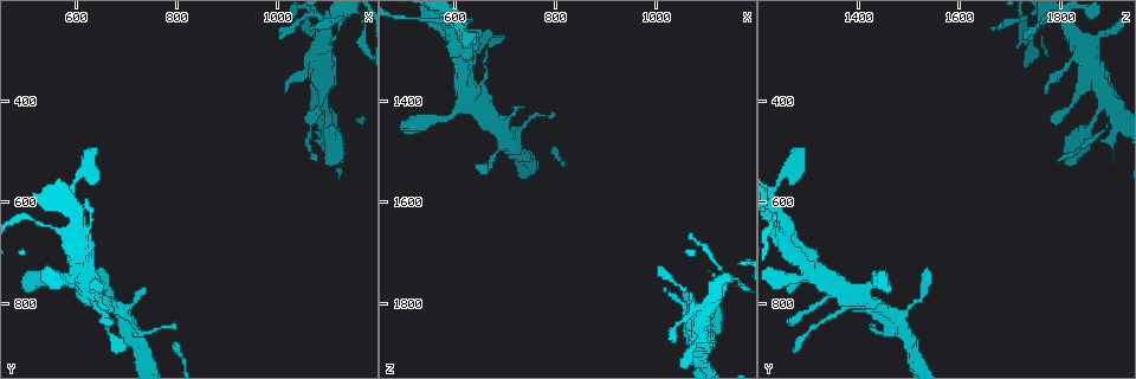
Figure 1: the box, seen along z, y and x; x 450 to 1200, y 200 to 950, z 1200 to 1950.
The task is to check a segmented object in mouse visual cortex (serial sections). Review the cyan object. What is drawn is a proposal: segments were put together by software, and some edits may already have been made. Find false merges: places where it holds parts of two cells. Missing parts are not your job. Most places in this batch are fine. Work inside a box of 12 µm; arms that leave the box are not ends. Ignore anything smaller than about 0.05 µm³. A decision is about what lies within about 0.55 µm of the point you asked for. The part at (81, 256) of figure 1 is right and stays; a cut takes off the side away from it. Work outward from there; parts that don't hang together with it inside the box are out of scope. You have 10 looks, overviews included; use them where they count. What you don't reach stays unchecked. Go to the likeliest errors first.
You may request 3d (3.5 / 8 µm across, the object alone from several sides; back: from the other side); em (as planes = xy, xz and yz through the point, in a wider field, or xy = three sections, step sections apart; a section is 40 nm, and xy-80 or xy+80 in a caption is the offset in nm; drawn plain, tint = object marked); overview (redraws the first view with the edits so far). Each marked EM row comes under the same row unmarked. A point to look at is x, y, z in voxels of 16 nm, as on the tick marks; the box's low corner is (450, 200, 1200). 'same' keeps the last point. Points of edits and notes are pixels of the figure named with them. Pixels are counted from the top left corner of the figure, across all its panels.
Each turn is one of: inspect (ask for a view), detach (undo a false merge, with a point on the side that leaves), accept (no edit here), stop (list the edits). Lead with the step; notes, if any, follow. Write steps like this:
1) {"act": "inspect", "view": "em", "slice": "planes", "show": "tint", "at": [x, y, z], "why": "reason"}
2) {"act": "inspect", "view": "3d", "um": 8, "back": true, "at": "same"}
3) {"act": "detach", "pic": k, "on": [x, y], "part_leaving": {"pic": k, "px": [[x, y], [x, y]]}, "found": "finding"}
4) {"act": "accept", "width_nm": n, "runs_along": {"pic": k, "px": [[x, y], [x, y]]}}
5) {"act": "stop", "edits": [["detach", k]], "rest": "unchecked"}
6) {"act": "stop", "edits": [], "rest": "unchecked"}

{"act": "inspect", "view": "3d", "um": 3.5, "back": true, "at": [610, 780, 1410], "why": "sharp bend"}

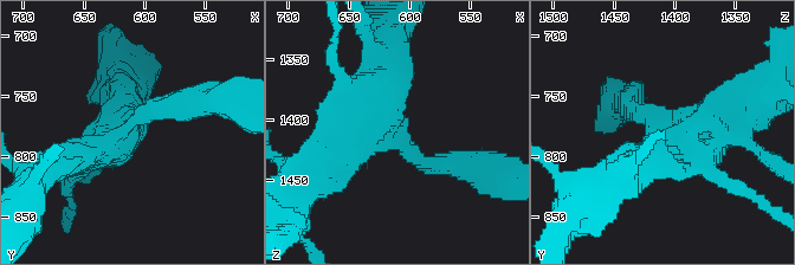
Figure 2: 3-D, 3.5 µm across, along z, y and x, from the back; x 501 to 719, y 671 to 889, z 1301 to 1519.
{"act": "inspect", "view": "em", "slice": "xy", "step": 5, "show": "tint", "at": [614, 774, 1406]}

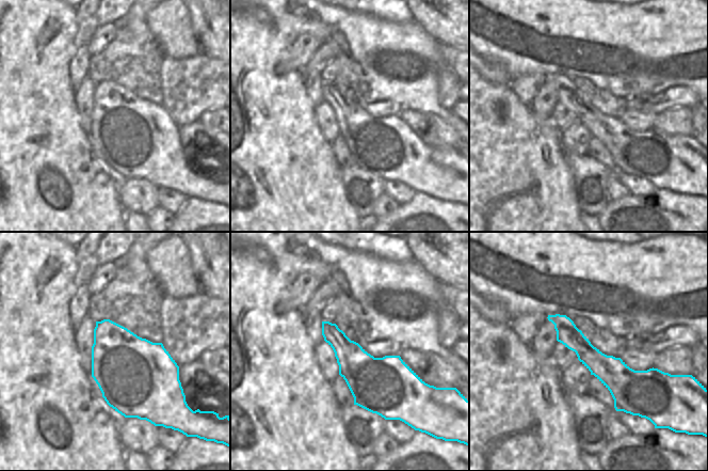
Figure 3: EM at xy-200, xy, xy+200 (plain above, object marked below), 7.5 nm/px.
{"act": "accept", "found": "continuous, no second cell"}

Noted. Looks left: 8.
{"act": "inspect", "view": "3d", "um": 3.5, "at": [700, 830, 1470], "why": "sharp bend"}

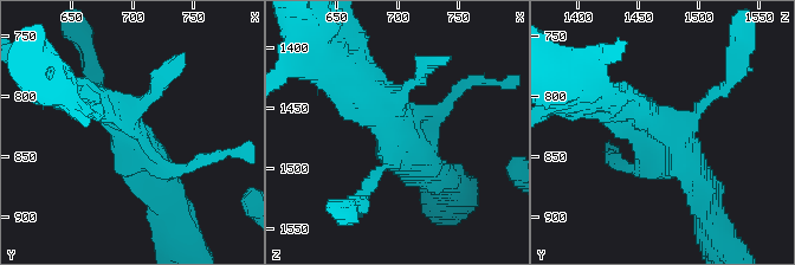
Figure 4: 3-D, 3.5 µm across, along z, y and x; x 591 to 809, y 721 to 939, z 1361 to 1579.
{"act": "inspect", "view": "em", "slice": "xy", "step": 2, "show": "tint", "at": [700, 830, 1476]}

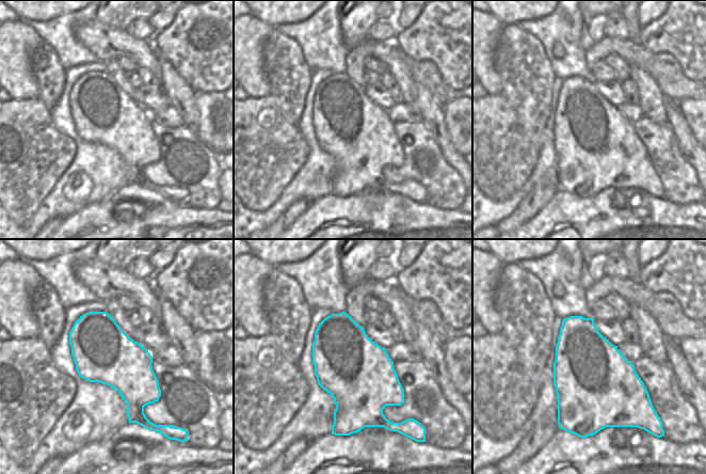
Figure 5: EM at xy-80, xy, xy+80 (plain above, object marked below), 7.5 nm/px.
{"act": "accept", "runs_along": {"pic": 4, "px": [[615, 97], [664, 127], [703, 195]]}, "found": "all the same cell"}

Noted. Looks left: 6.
{"act": "inspect", "view": "em", "slice": "xy", "step": 2, "show": "tint", "at": [660, 840, 1320], "why": "a narrow waist"}

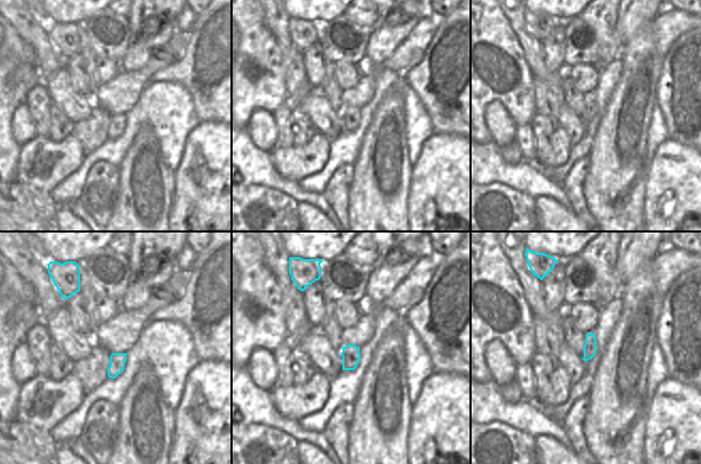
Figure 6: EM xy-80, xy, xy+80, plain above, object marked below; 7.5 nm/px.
{"act": "inspect", "view": "3d", "um": 3.5, "at": "same"}

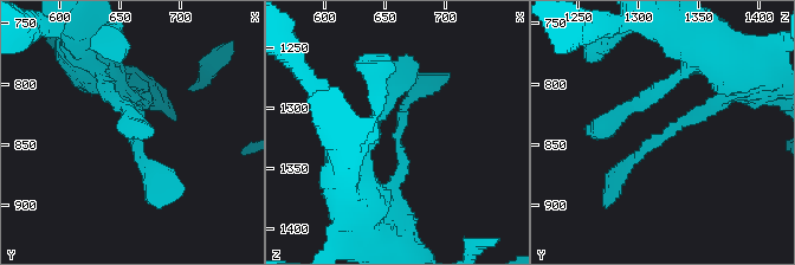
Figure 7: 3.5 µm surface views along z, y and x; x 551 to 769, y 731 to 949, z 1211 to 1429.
{"act": "accept", "arm_widths_nm": [200, 200], "runs_along": {"pic": 7, "px": [[724, 96], [648, 143], [615, 183]]}, "found": "one cell here"}

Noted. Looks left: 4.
{"act": "inspect", "view": "3d", "um": 3.5, "at": [620, 535, 1265], "why": "thin neck"}

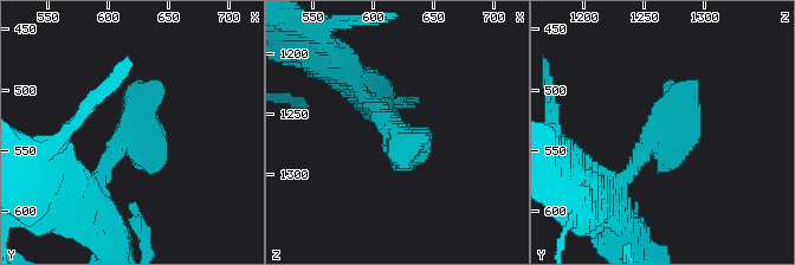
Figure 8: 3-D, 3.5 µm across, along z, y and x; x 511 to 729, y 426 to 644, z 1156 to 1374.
{"act": "inspect", "view": "em", "slice": "xy", "step": 2, "show": "tint", "at": [618, 536, 1268], "why": "shape alone is not enough"}

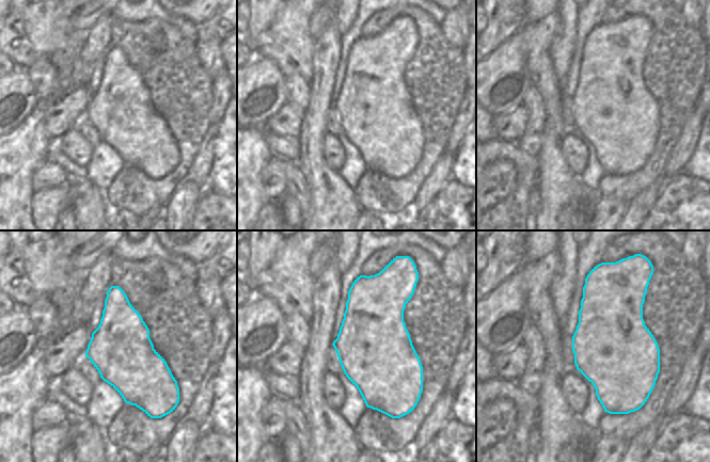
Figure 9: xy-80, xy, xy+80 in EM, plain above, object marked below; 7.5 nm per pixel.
{"act": "accept", "width_nm": 550, "runs_along": {"pic": 8, "px": [[95, 182], [156, 84]]}, "found": "one cell here"}

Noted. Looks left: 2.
{"act": "stop", "edits": [], "rest": "unchecked"}

